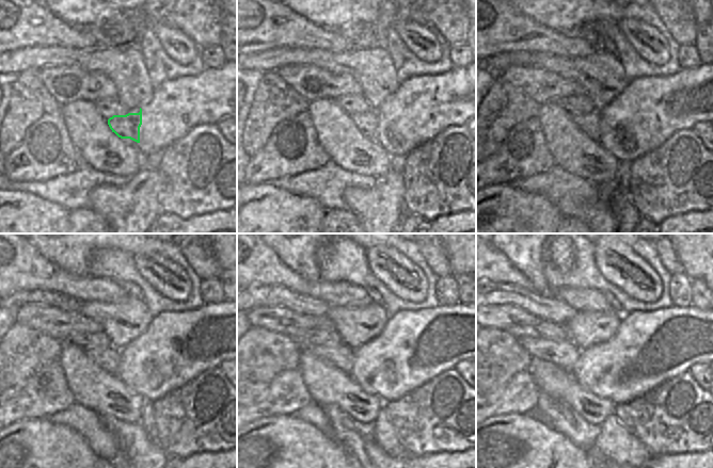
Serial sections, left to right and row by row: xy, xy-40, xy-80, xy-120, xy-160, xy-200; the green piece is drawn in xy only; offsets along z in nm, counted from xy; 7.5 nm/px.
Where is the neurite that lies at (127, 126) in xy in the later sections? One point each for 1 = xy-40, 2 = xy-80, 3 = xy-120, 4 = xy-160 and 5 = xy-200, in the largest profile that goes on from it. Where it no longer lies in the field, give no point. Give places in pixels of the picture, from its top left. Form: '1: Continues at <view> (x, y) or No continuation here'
1: Continues at xy-40 (363, 126)
2: Continues at xy-80 (588, 124)
3: Continues at xy-120 (107, 358)
4: Continues at xy-160 (341, 356)
5: Continues at xy-200 (565, 354).

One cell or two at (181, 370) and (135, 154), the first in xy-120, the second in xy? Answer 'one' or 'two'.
two

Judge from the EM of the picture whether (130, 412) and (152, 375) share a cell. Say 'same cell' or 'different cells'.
different cells

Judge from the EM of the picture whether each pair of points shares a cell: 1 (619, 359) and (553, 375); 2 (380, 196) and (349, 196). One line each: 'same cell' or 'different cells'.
1: different cells
2: same cell

